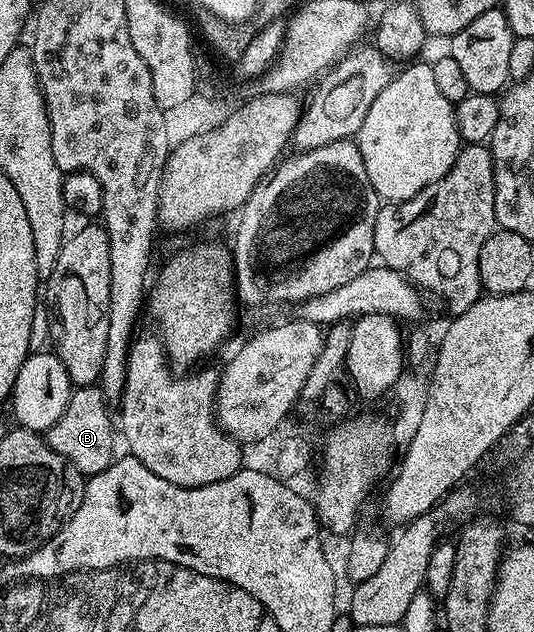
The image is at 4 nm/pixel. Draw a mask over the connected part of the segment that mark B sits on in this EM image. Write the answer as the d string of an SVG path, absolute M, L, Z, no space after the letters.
M95 384L77 387L70 395L64 416L60 416L60 420L56 420L56 424L44 432L48 448L67 458L83 476L104 472L104 468L108 468L116 457L116 422L110 419L109 409L111 407L102 394L101 386Z

